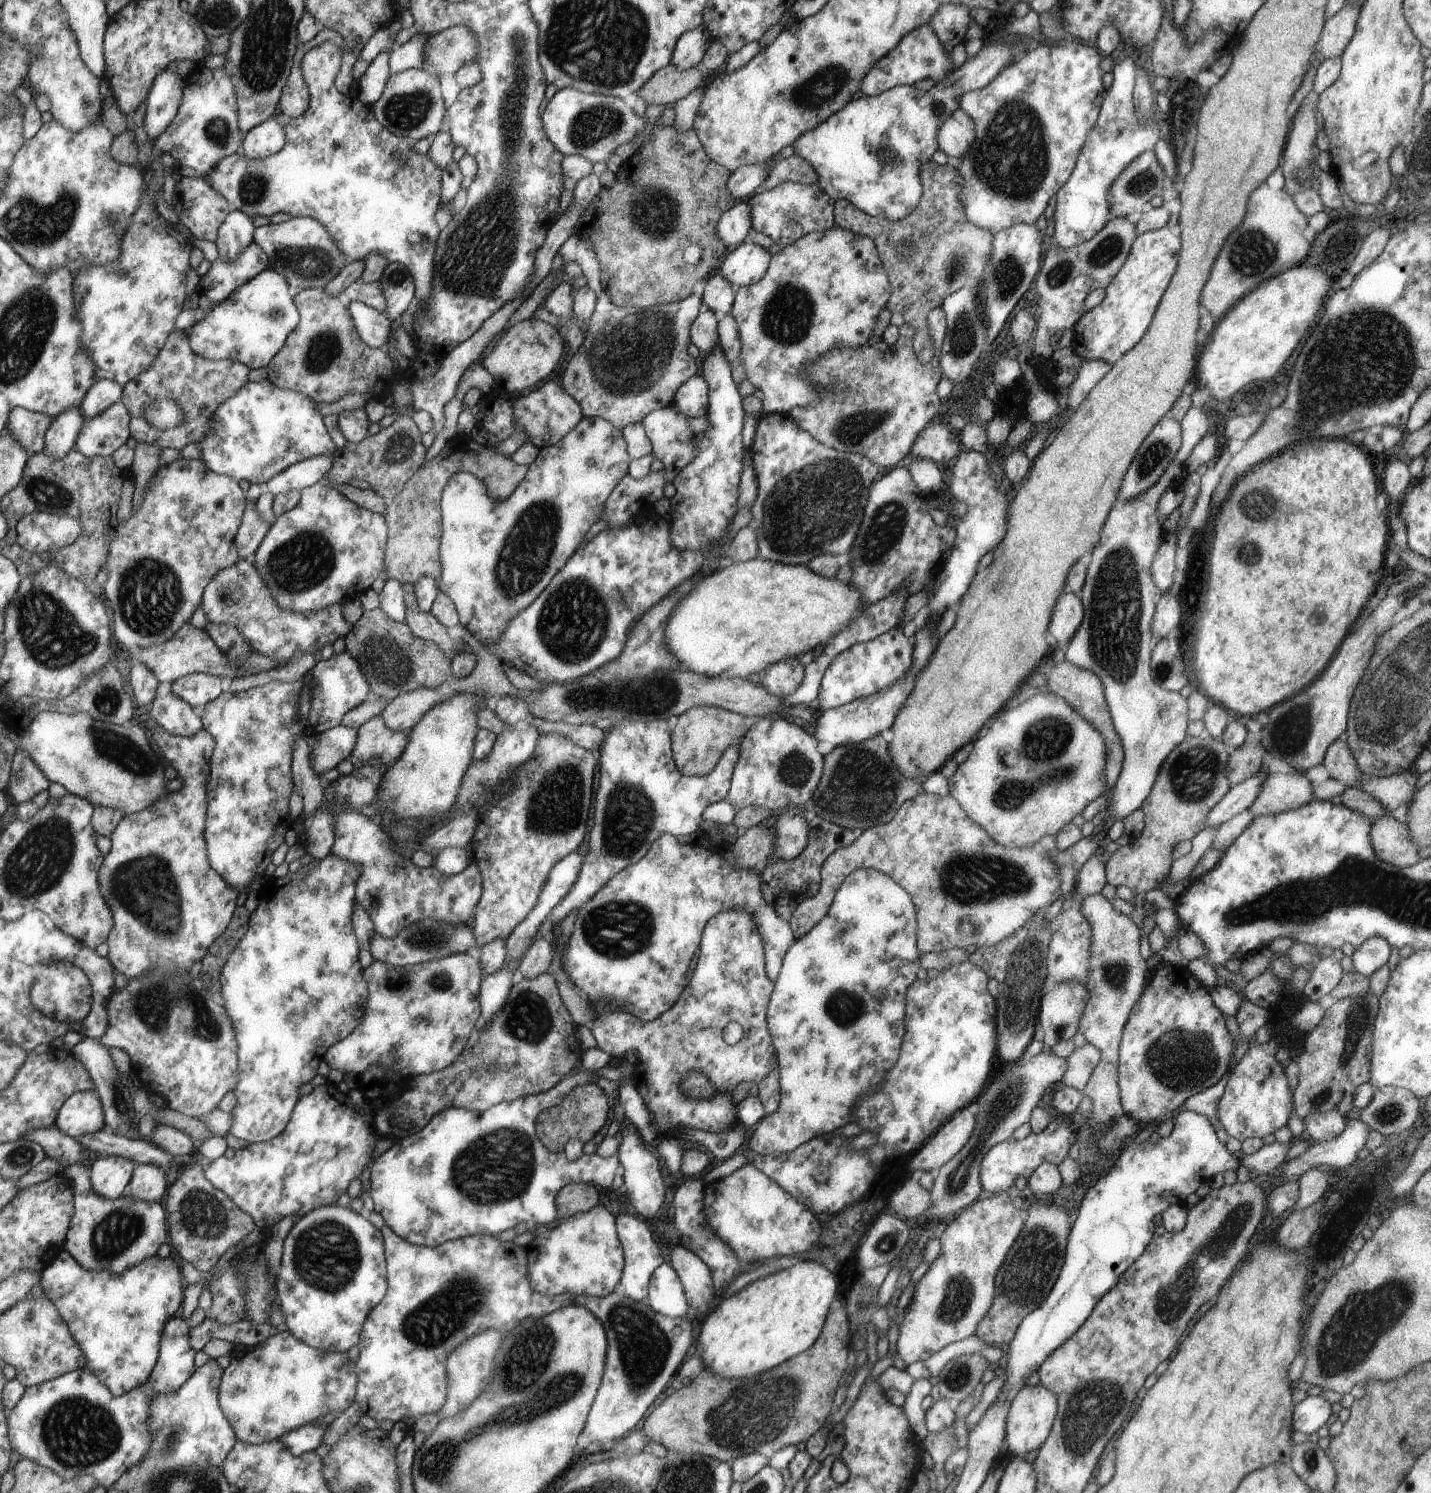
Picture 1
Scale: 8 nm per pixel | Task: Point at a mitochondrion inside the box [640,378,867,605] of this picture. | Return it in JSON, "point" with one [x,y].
{"point":[783,523]}

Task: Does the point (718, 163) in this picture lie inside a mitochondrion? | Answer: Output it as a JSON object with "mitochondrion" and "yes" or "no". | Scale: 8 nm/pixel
{"mitochondrion":"no"}

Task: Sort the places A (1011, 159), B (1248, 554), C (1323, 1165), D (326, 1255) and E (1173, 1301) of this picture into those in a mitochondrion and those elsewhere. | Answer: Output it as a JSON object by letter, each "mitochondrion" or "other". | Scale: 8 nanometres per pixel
{"A":"mitochondrion","B":"mitochondrion","C":"other","D":"mitochondrion","E":"mitochondrion"}

